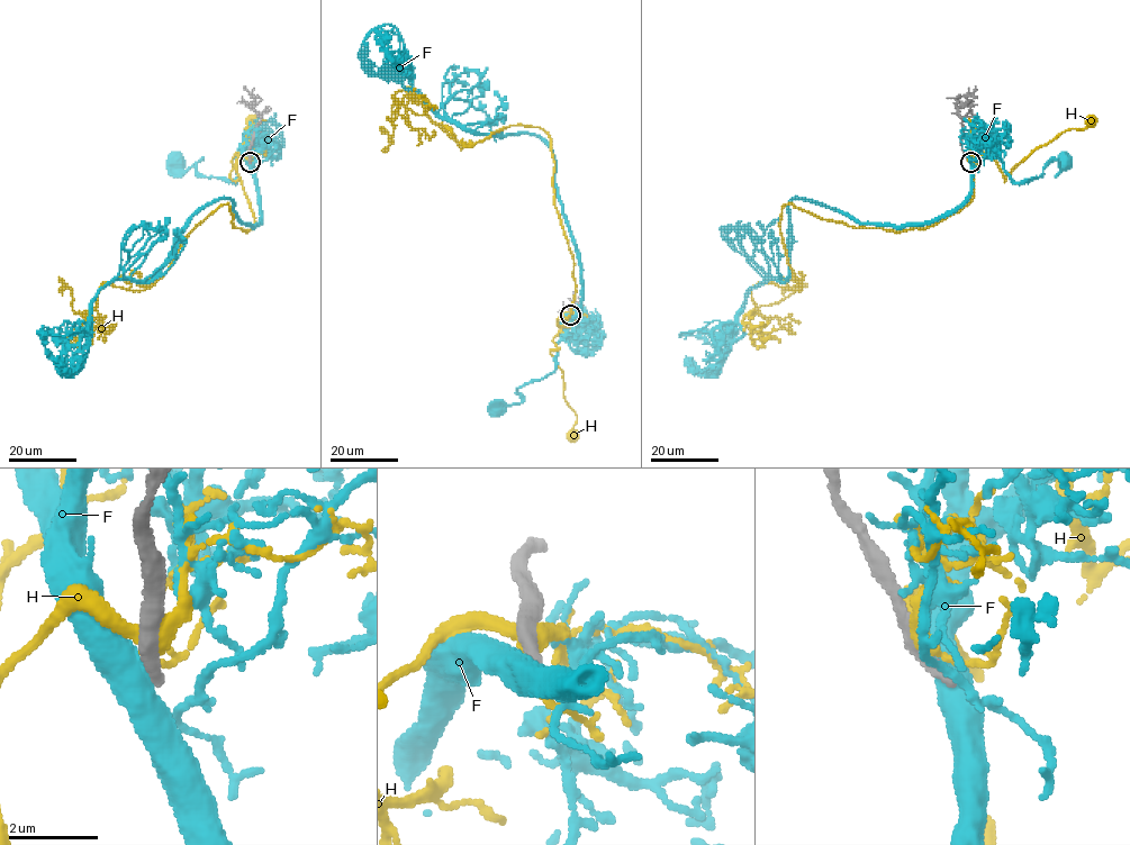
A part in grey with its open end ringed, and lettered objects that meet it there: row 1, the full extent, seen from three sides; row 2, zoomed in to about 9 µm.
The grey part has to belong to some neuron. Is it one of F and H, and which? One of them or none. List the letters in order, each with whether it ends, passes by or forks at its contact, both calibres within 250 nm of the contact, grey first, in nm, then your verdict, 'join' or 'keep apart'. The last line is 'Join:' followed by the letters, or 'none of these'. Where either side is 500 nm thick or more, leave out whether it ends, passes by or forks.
F: calibres 360 and 500 nm; keep apart
H: it forks; calibres 460 and 320 nm; keep apart
Join: none of these

